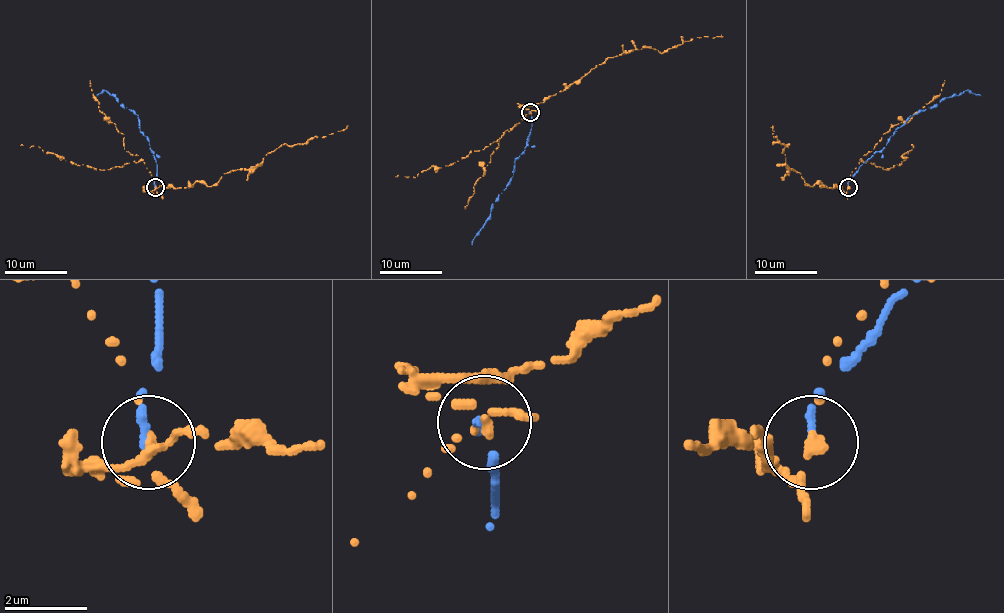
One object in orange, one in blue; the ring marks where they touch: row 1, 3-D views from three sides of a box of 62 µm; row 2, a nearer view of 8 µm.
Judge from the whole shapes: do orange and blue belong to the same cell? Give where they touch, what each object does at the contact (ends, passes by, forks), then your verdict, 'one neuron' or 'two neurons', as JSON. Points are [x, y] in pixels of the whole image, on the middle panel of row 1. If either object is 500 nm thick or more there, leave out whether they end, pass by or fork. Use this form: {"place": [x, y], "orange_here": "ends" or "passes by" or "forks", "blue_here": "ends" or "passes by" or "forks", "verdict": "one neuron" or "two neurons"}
{"place": [530, 112], "orange_here": "ends", "blue_here": "ends", "verdict": "two neurons"}

